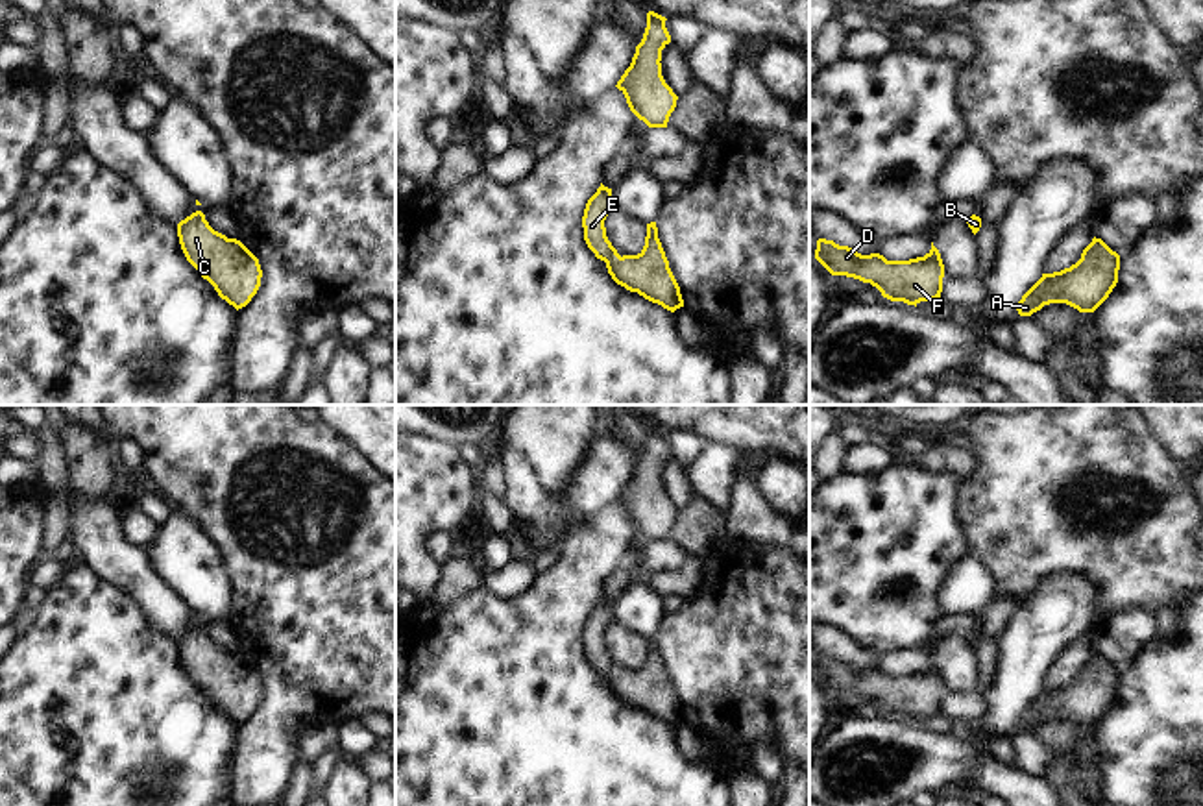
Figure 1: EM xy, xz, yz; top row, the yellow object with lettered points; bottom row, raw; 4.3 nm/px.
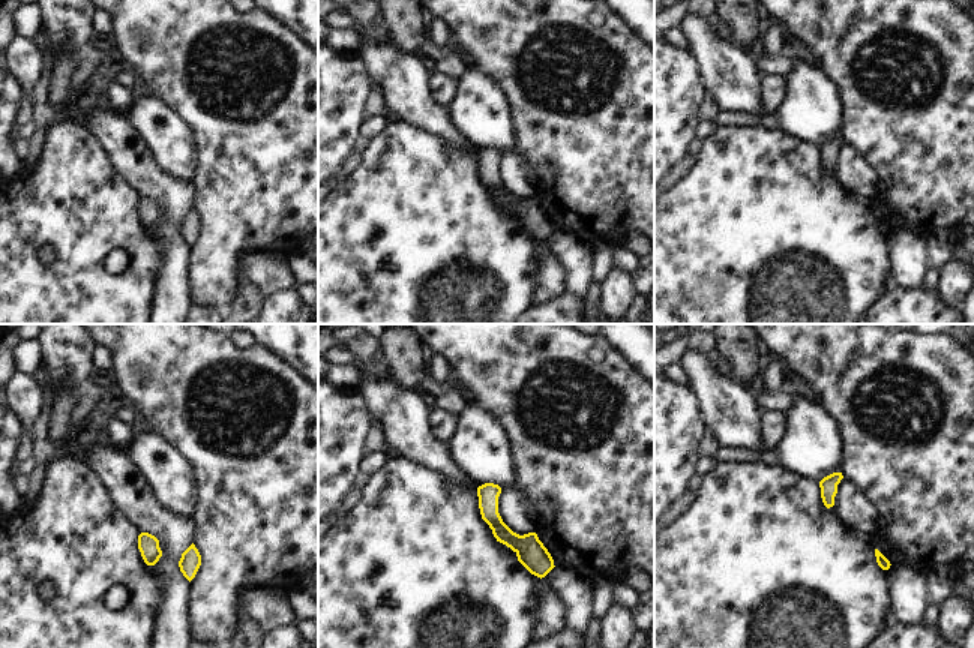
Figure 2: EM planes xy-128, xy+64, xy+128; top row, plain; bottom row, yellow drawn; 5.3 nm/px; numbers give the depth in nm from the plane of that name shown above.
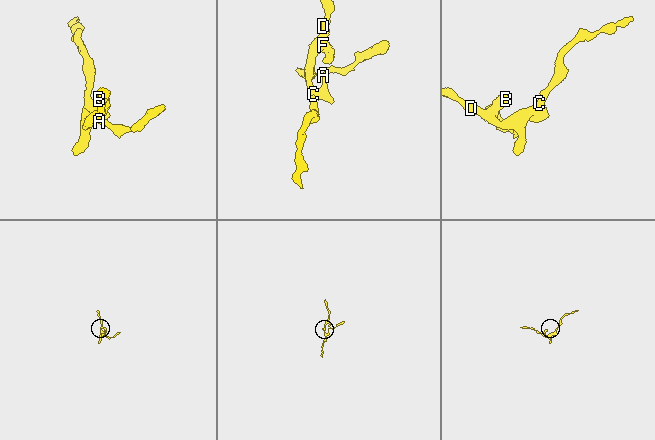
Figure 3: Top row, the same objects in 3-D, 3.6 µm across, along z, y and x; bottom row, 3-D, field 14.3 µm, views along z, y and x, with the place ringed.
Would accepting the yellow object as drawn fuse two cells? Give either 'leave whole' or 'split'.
leave whole

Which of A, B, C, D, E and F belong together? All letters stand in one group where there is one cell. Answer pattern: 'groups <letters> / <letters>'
groups A B C D E F

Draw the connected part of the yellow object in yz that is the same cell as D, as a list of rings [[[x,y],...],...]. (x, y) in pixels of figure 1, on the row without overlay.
[[[819,653],[815,673],[832,690],[846,690],[846,691],[859,693],[863,697],[870,697],[881,706],[883,712],[891,715],[904,715],[907,719],[917,721],[920,715],[931,715],[941,712],[942,706],[944,678],[933,656],[931,656],[931,664],[924,671],[917,671],[909,675],[887,675],[880,667],[861,669],[848,660],[839,660],[833,654]]]

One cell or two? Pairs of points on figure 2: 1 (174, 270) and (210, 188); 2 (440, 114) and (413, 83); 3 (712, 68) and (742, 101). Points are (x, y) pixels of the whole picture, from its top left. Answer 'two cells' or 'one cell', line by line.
1: two cells
2: one cell
3: one cell

